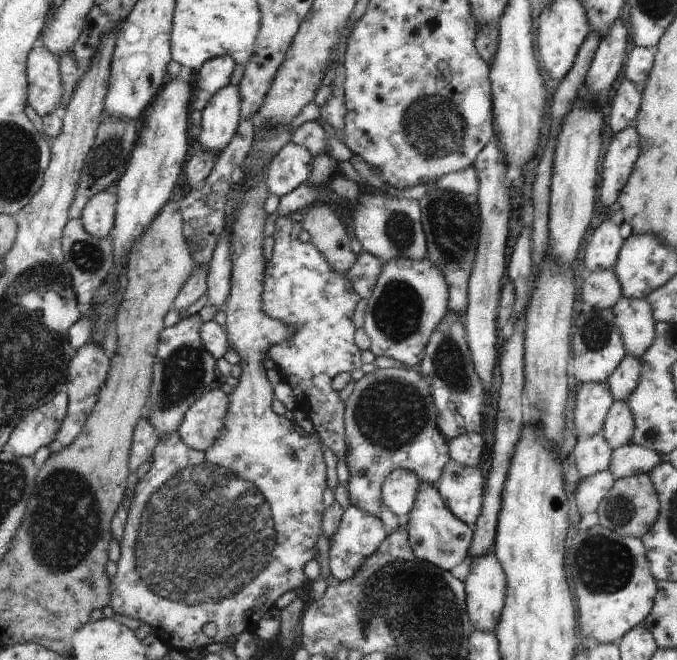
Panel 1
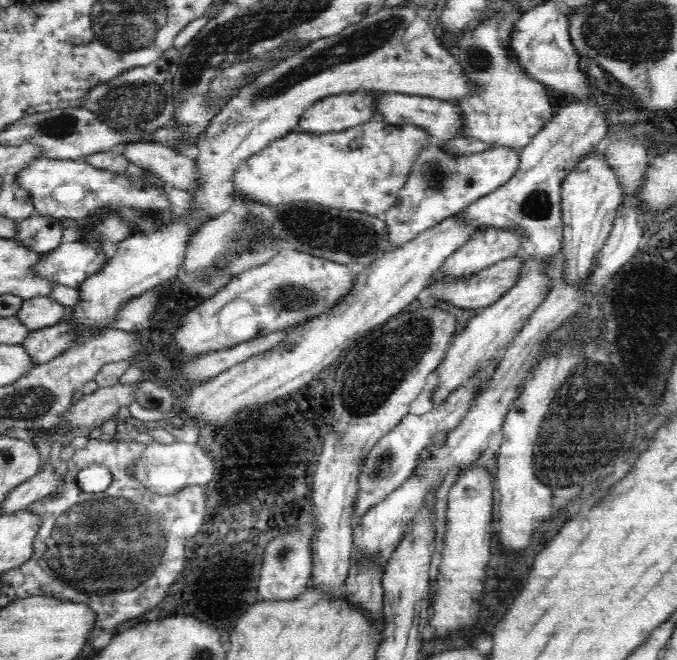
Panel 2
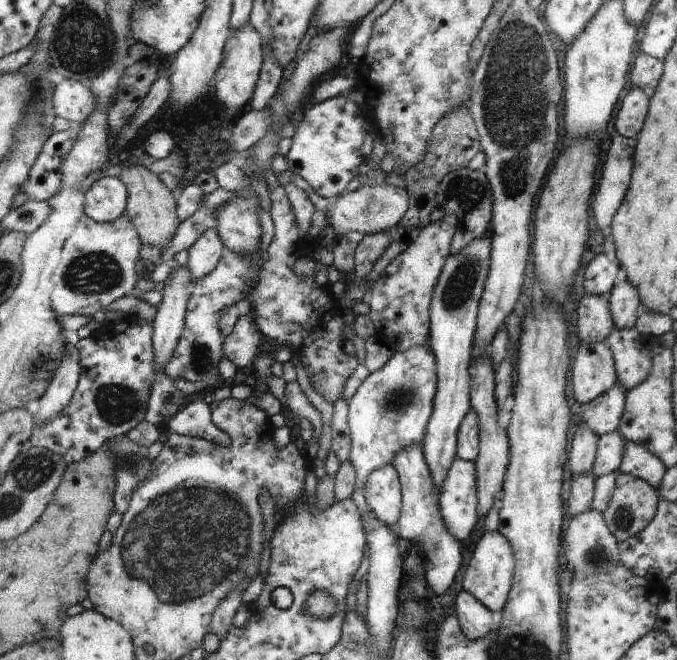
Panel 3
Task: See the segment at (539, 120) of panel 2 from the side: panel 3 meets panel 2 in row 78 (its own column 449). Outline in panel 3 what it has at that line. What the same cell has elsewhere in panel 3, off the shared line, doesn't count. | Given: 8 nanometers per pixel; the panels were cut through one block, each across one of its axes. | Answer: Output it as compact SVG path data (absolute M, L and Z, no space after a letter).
M455 457L447 469L438 496L445 530L457 541L467 539L478 520L474 461Z

